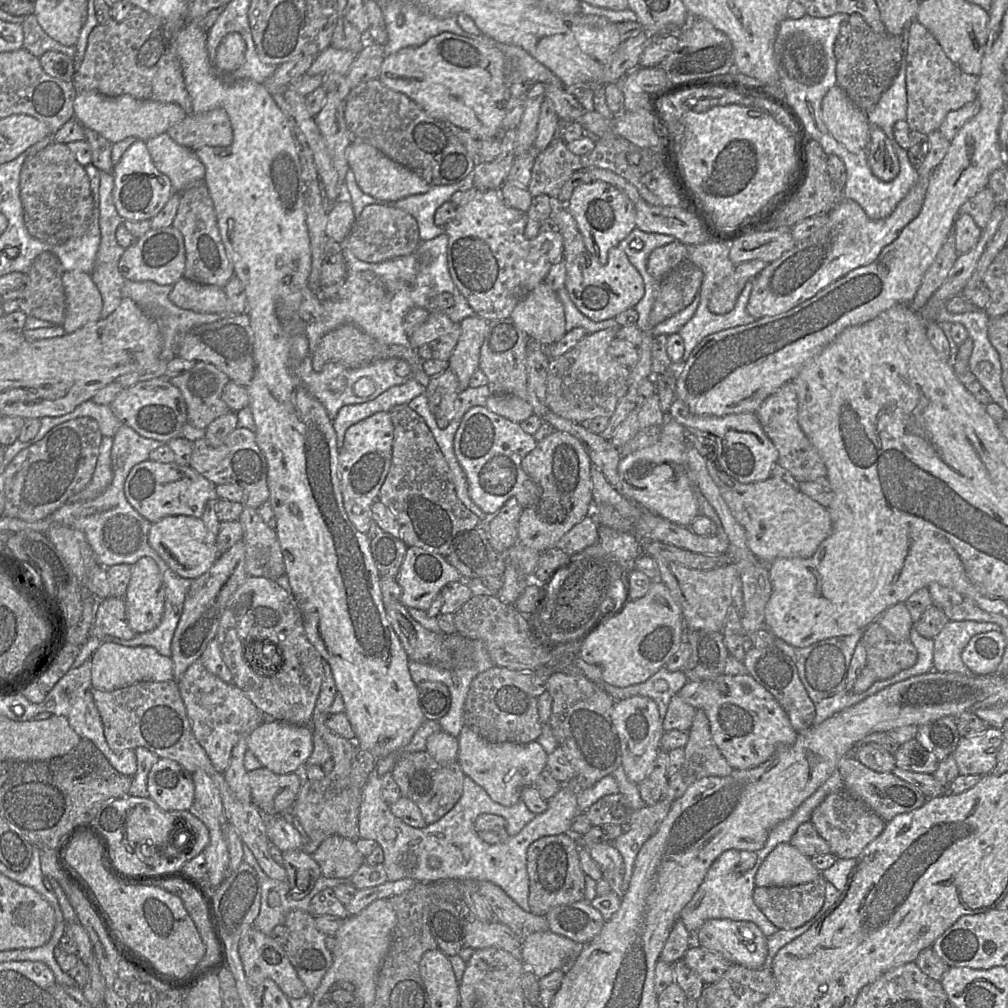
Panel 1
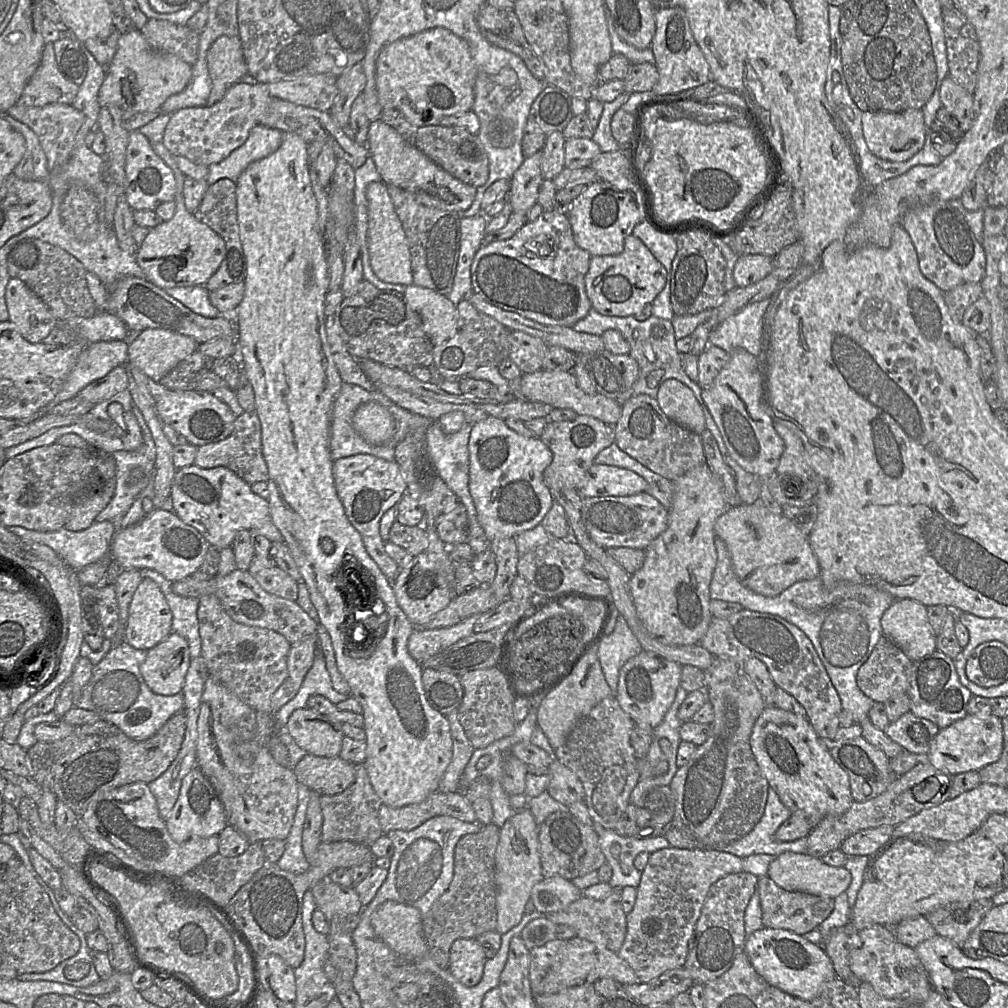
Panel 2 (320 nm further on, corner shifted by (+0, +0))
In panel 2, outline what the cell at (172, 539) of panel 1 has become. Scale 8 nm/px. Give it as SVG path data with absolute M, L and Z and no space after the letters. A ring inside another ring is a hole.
M156 509L137 523L118 530L111 541L109 555L123 569L150 568L174 583L192 576L202 564L209 547L203 536L173 511Z

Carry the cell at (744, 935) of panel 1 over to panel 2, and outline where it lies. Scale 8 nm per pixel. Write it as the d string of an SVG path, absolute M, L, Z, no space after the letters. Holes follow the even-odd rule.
M765 927L756 930L747 937L744 952L756 972L770 985L804 1000L814 999L824 989L824 984L837 976L833 963L822 944L813 943L805 939L803 935L789 930Z

